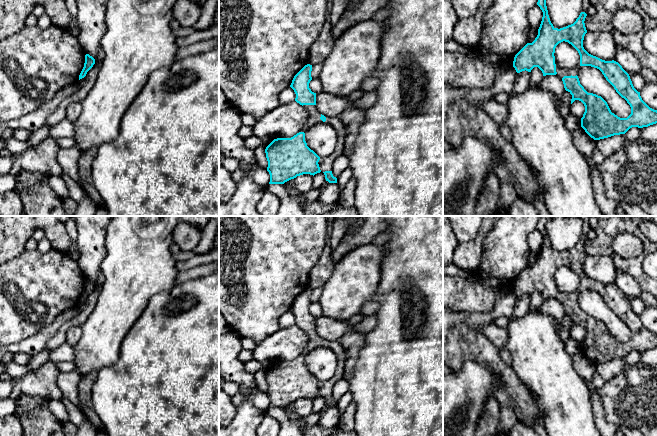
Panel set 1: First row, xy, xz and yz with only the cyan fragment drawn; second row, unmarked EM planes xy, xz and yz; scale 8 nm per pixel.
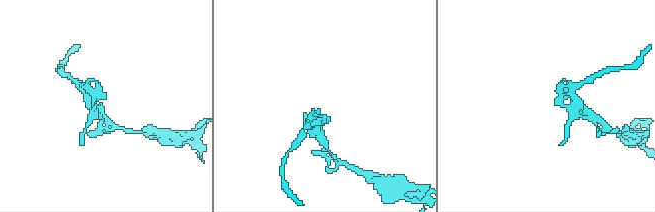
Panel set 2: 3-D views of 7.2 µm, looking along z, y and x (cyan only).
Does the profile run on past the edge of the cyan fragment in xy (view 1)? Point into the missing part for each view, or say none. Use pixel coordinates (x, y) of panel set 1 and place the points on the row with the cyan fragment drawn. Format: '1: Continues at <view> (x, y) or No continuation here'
1: No continuation here

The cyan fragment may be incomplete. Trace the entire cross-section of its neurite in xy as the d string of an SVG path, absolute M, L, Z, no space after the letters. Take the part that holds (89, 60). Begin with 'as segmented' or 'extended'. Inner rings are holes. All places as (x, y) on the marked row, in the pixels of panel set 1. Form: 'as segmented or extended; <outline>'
as segmented; M86 54L84 67L79 75L79 80L86 76L87 72L93 67L94 64L95 64L95 59L89 54Z

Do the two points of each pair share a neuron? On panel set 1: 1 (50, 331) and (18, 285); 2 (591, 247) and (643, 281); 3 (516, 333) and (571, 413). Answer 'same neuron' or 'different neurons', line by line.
1: different neurons
2: same neuron
3: same neuron

